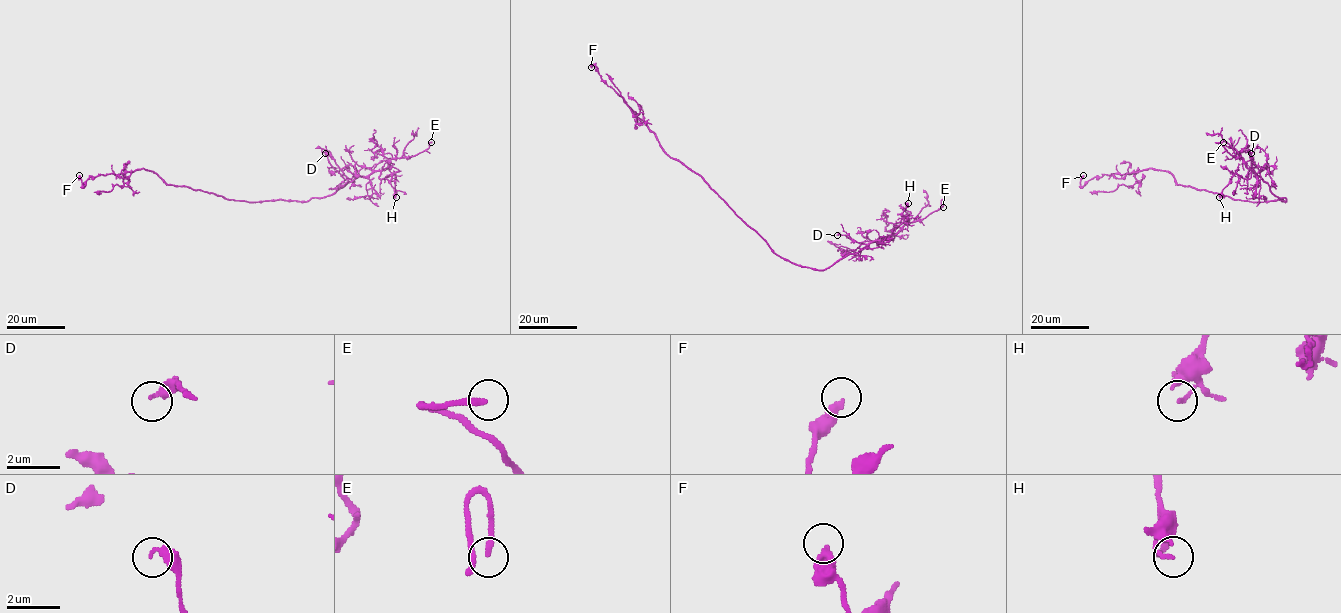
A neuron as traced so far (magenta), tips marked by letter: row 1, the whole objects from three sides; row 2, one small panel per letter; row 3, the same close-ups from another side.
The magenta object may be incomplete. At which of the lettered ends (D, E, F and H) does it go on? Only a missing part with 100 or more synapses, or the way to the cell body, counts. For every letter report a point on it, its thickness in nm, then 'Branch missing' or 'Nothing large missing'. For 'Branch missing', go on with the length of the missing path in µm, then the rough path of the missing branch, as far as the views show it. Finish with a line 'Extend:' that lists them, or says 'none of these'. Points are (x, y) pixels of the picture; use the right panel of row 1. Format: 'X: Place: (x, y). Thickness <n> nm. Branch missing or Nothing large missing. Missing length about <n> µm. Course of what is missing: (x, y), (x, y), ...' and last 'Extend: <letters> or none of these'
D: Place: (1251, 153). Thickness 280 nm. Nothing large missing
E: Place: (1223, 142). Thickness 200 nm. Branch missing. Missing length about 20 µm. Course of what is missing: (1223, 142), (1234, 143), (1245, 151), (1260, 168)
F: Place: (1083, 175). Thickness 280 nm. Nothing large missing
H: Place: (1219, 197). Thickness 120 nm. Nothing large missing
Extend: E

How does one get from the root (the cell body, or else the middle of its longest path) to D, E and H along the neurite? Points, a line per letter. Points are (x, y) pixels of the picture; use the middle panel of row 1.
D: (753, 229), (778, 255), (817, 270), (828, 268), (883, 237), (871, 243), (855, 242), (839, 233), (837, 235)
E: (753, 229), (782, 257), (823, 270), (923, 219), (941, 207), (941, 200), (943, 207)
H: (753, 229), (782, 257), (823, 270), (873, 241), (891, 236), (903, 221), (908, 203)

